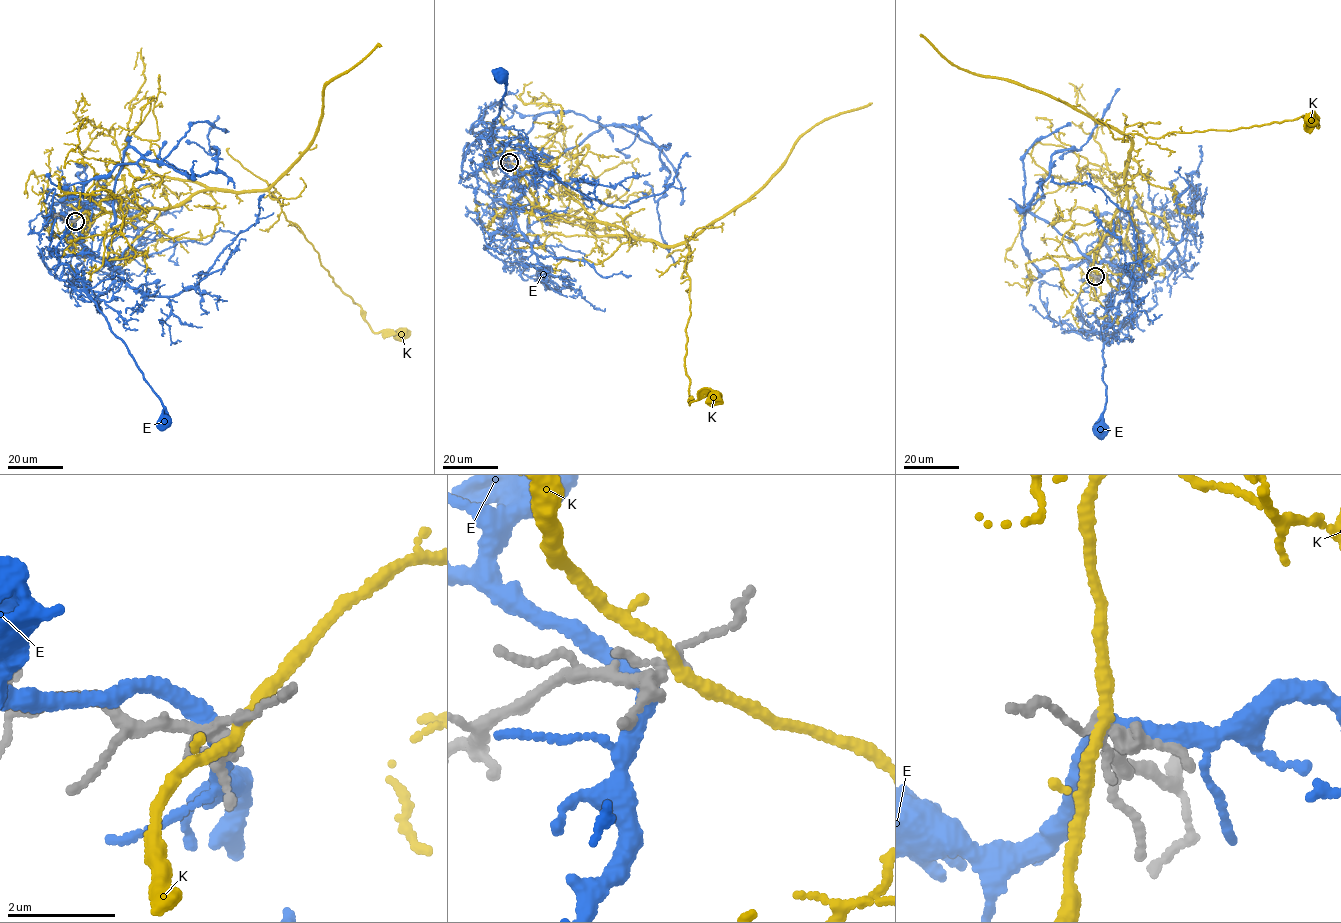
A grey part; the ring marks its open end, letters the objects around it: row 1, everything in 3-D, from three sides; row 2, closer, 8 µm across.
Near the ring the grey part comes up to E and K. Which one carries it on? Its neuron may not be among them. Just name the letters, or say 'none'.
none

